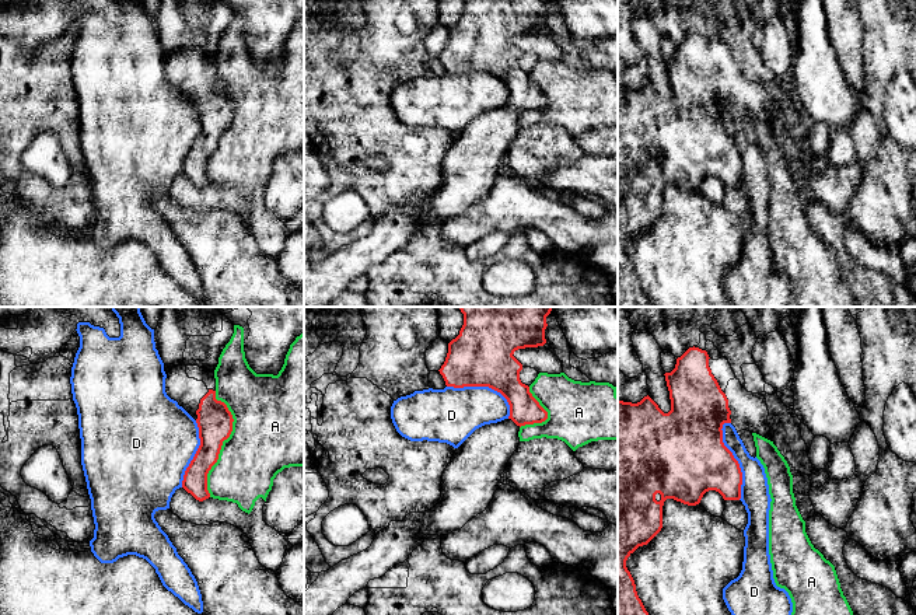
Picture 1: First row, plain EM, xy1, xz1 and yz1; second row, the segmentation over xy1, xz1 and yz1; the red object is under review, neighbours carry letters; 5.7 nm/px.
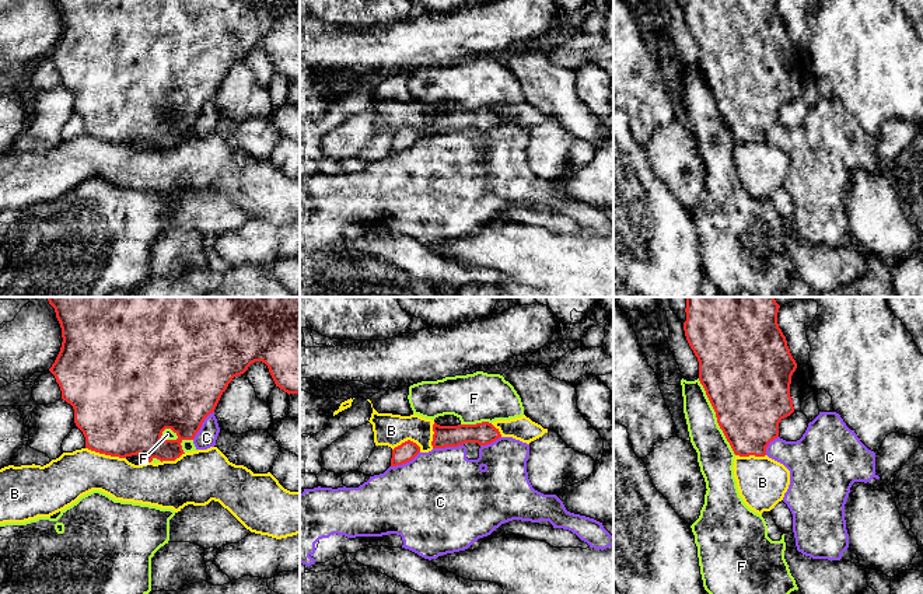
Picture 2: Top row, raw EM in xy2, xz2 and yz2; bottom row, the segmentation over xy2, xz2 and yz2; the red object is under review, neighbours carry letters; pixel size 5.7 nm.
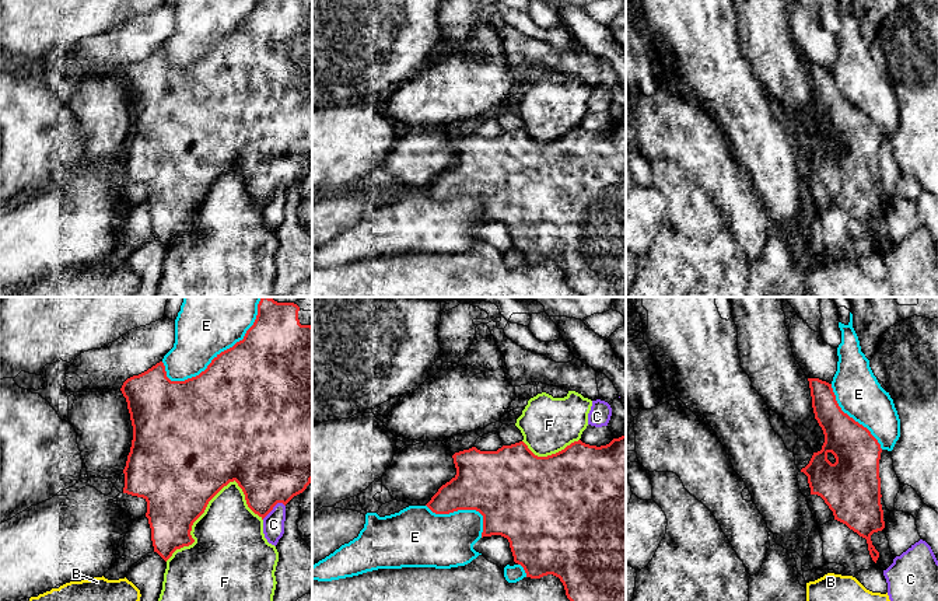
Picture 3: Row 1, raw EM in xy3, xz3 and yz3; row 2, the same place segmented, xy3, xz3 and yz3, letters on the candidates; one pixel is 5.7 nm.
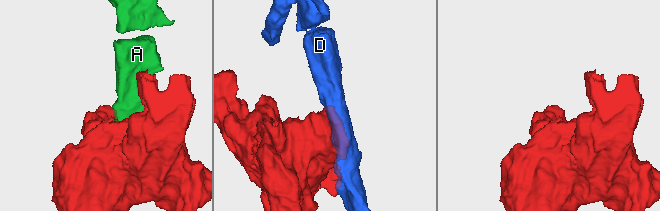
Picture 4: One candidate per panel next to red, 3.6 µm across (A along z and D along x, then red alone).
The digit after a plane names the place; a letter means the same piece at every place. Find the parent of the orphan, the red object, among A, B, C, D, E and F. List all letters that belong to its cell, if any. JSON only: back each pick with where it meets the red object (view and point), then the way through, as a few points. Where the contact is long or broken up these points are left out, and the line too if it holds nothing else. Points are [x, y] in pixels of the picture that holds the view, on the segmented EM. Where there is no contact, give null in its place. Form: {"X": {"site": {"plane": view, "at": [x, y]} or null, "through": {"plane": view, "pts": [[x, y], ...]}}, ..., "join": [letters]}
{"join": []}

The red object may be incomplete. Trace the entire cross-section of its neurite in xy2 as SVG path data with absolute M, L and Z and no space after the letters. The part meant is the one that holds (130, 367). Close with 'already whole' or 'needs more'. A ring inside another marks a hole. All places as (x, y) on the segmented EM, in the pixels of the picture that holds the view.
M48 297L48 301L55 308L63 338L60 352L49 371L60 387L62 399L73 406L74 423L85 437L85 448L91 451L119 458L140 454L148 462L154 458L161 462L175 461L185 454L181 443L195 438L233 378L244 374L255 361L268 366L276 387L289 395L300 394L300 297ZM165 429L171 429L178 438L162 440Z | already whole

